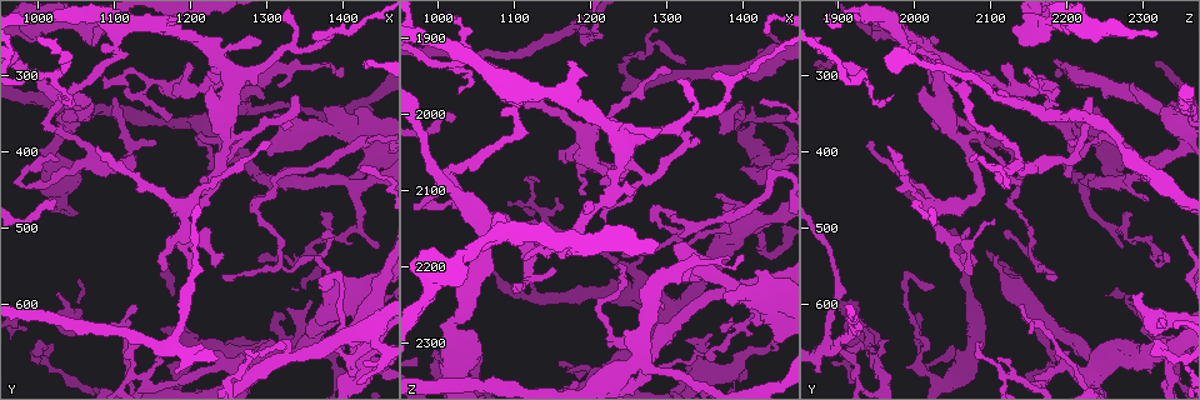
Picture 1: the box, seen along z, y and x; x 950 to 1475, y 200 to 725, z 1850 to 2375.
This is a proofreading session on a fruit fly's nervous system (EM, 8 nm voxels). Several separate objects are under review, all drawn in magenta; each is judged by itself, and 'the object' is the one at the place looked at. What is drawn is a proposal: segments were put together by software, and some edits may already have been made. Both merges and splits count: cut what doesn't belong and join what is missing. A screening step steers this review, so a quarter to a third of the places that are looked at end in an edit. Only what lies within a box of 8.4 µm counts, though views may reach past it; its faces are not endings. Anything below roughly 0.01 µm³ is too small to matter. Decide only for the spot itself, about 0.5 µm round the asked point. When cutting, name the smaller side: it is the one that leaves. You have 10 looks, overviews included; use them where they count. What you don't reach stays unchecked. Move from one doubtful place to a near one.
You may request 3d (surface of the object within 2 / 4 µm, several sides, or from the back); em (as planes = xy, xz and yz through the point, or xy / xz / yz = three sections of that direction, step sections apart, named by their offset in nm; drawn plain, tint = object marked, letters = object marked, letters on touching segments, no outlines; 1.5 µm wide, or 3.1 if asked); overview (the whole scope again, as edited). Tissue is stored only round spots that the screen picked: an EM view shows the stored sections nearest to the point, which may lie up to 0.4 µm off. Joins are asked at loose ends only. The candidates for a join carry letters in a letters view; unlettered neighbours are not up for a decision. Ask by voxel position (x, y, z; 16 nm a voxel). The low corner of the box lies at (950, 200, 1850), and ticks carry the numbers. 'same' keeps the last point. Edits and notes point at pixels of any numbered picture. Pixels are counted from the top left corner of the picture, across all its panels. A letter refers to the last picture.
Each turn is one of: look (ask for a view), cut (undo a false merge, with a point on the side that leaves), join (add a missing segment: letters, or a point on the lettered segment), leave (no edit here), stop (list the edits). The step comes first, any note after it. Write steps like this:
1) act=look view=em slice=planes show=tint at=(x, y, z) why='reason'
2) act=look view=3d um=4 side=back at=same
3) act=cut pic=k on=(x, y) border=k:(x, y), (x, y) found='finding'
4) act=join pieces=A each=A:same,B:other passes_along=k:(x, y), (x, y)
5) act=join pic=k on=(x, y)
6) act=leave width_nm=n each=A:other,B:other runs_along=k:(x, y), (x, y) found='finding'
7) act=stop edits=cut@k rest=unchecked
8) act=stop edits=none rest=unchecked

act=look view=em slice=planes show=letters at=(1370, 340, 2245) why='thick end'

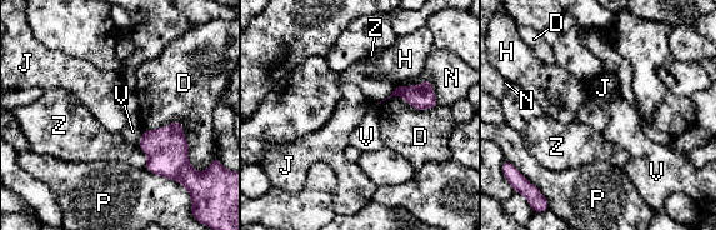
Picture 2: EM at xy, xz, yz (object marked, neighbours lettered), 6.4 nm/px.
act=leave each=D:other,H:other,J:other,N:other,P:other,V:other,Z:other border=2:(143, 129), (143, 136), (138, 145) found='no lettered segment goes on from it'

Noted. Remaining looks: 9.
act=look view=em slice=planes show=letters at=(1370, 475, 2280) why='free end'

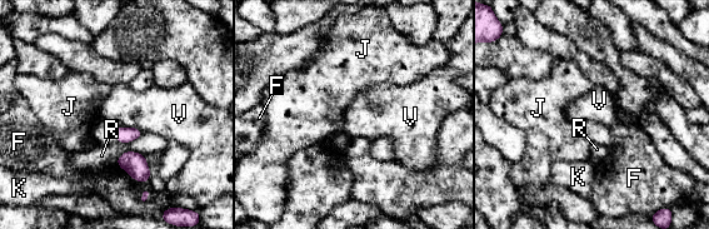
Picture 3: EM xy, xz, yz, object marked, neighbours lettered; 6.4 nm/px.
act=leave each=F:other,J:other,K:other,R:other,V:other border=3:(119, 124), (138, 128), (143, 133) found='none of them fits'

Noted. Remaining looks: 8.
act=look view=3d um=2 at=(1230, 545, 2075) why='thin end'

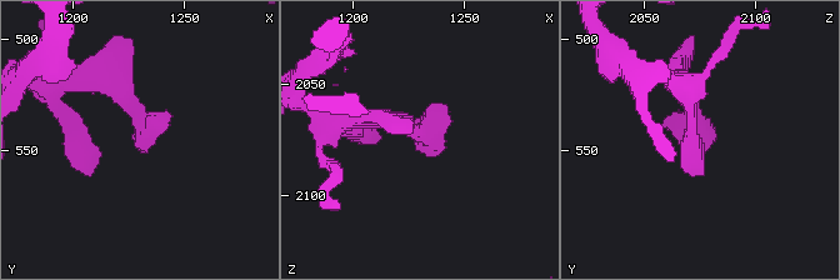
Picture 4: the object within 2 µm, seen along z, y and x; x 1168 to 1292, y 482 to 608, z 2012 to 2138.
act=look view=em slice=yz step=8 show=tint at=(1229, 545, 2076) why='need the tissue'

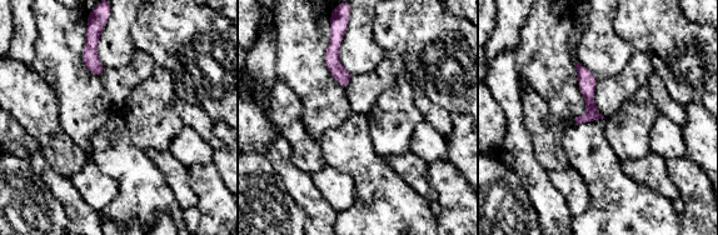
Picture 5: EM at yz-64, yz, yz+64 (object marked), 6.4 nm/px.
act=look view=em slice=xy step=8 show=letters at=same why='cut it another way'

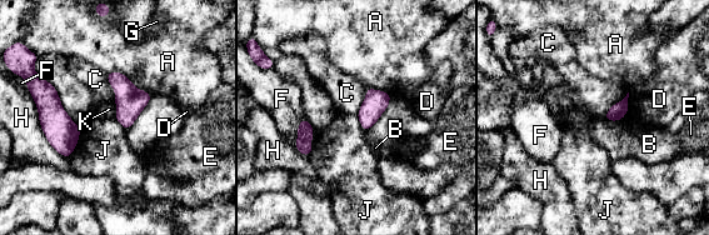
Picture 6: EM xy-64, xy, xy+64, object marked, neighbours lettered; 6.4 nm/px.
act=leave width_nm=100 each=A:other,B:other,C:other,D:other,E:other,F:other,G:other,H:other,J:other,K:other found='no lettered segment goes on from it'

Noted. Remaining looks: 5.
act=look view=em slice=planes show=plain at=(1310, 385, 1940) why='branch stops here'

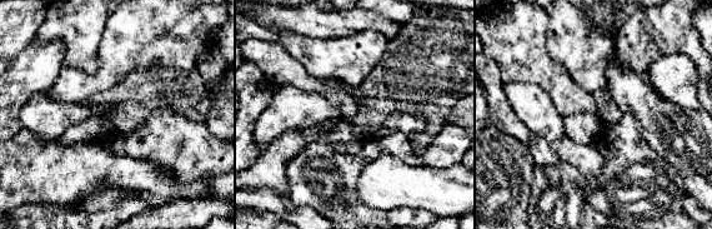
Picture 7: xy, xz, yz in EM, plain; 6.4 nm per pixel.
act=look view=em slice=planes show=letters at=same why='see the neighbours'

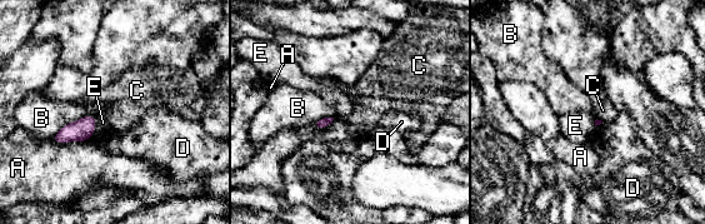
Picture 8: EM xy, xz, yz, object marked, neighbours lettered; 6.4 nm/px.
act=leave each=A:other,B:other,C:other,D:other,E:other border=8:(96, 117), (94, 132) found='no lettered segment goes on from it'

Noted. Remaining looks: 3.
act=stop edits=none rest=unchecked

